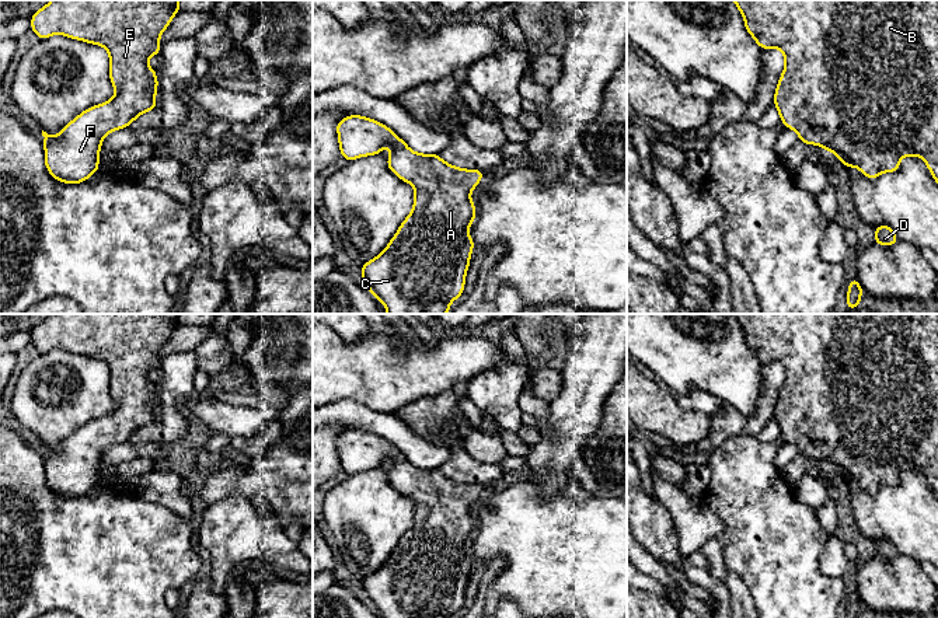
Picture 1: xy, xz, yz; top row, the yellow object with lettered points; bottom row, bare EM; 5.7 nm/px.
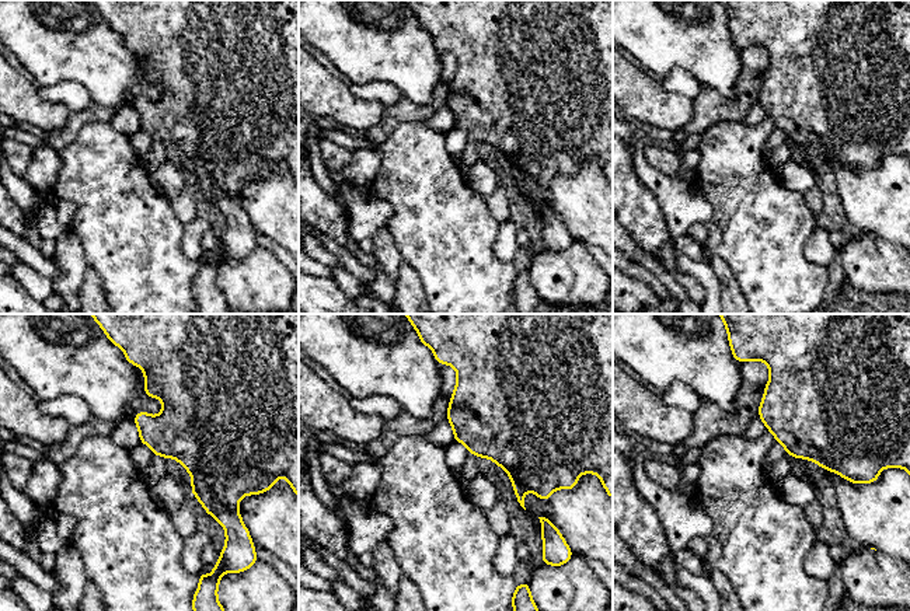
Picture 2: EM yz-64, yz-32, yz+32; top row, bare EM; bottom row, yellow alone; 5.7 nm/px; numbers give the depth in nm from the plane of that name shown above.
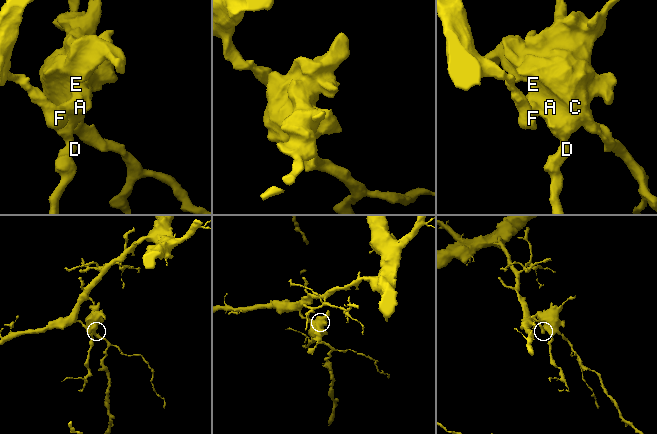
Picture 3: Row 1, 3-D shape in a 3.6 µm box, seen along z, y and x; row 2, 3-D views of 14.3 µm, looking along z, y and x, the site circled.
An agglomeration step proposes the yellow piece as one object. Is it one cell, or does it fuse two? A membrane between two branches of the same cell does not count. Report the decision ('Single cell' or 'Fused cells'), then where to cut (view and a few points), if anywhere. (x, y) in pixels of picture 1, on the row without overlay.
Single cell. No split

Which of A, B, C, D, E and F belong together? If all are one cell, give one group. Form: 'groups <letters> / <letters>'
groups A B C D E F

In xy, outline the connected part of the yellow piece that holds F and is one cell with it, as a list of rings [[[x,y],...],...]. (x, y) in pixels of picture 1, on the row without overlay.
[[[52,314],[31,331],[31,343],[39,353],[55,348],[104,360],[109,367],[109,392],[115,409],[91,420],[69,436],[57,450],[42,444],[48,486],[64,497],[80,497],[100,483],[102,453],[128,441],[142,427],[157,422],[156,384],[147,374],[160,367],[160,350],[179,325],[179,314]]]

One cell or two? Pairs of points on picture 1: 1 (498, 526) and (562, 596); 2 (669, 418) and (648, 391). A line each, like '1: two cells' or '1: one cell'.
1: one cell
2: one cell

